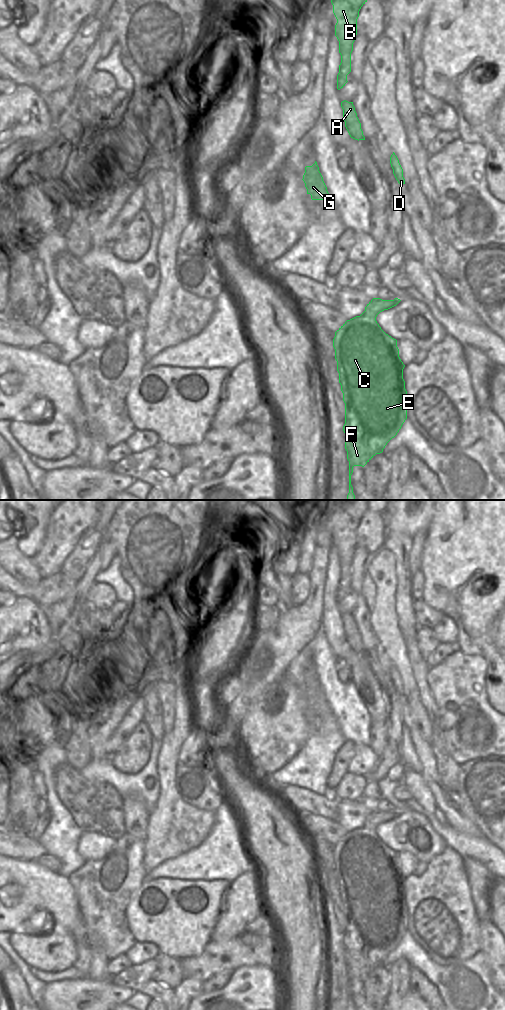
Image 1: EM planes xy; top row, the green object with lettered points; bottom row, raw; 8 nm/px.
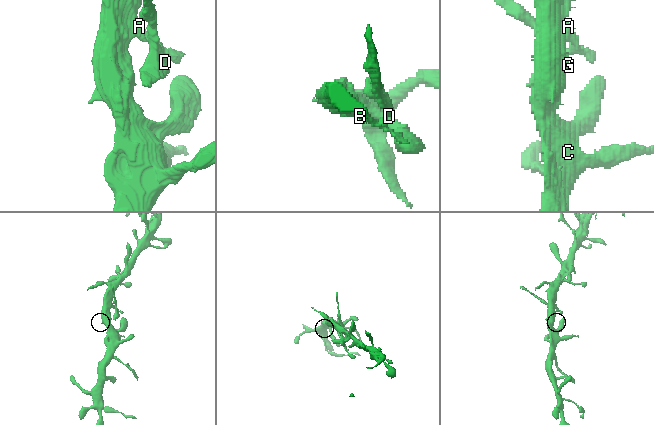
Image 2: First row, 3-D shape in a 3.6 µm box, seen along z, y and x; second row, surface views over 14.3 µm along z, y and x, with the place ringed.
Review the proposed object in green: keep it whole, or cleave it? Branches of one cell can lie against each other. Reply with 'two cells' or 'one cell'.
two cells

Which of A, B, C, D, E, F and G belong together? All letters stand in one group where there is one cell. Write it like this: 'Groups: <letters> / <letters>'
Groups: A B C E F G / D.

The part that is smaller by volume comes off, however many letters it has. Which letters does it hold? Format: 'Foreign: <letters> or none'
Foreign: D

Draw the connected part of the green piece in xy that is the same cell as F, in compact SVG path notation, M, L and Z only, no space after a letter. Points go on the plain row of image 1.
M373 810L365 819L365 823L347 832L336 844L333 851L339 895L345 915L345 961L349 973L349 1005L347 1010L355 1010L351 997L351 987L354 978L364 979L376 966L383 964L387 955L394 950L407 931L407 903L403 891L405 877L399 869L397 852L386 846L376 833L377 827L396 818L401 812L382 812Z

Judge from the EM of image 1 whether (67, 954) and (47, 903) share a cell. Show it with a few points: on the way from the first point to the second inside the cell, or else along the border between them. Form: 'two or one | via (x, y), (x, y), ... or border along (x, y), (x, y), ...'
two | border along (40, 933), (69, 934), (77, 948)

